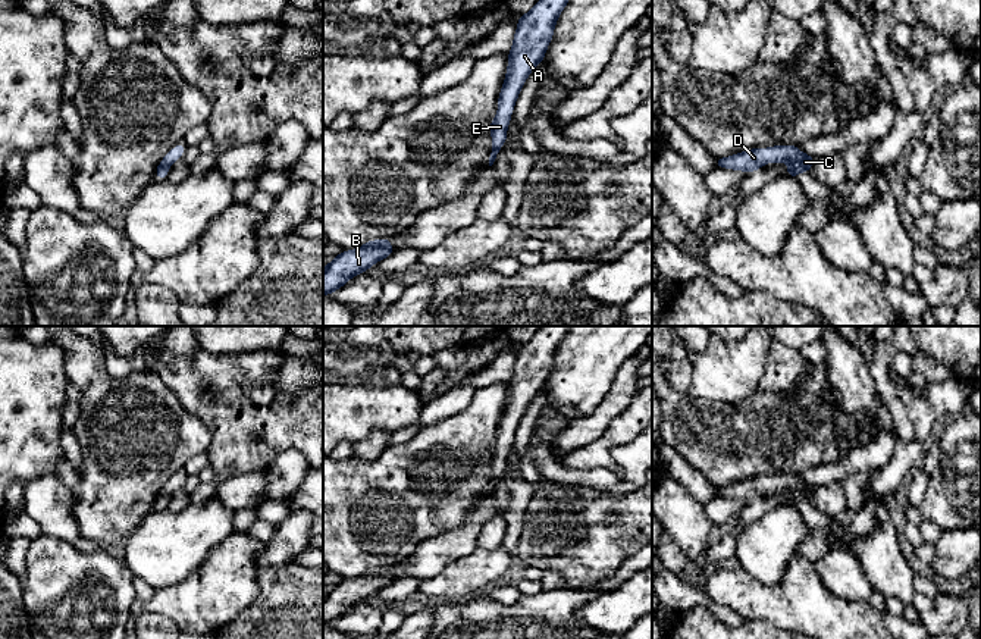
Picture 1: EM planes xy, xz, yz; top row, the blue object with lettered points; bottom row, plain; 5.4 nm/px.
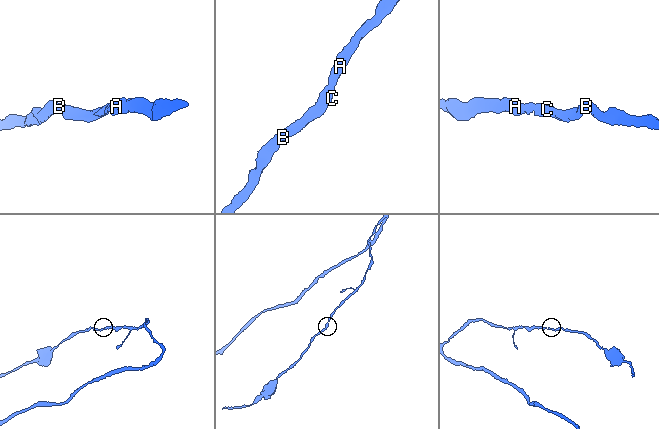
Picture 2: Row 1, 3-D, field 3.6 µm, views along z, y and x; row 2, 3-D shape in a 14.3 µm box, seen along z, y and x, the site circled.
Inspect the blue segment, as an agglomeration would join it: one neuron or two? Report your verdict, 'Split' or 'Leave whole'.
Leave whole

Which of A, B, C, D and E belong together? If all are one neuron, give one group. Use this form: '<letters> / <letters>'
A B C D E

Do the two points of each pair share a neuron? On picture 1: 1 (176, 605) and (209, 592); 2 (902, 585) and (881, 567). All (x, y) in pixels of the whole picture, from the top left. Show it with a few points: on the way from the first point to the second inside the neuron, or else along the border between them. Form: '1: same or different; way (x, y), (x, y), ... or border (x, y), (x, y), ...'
1: same; way (184, 604), (197, 604), (201, 600)
2: same; way (898, 580), (886, 569)

